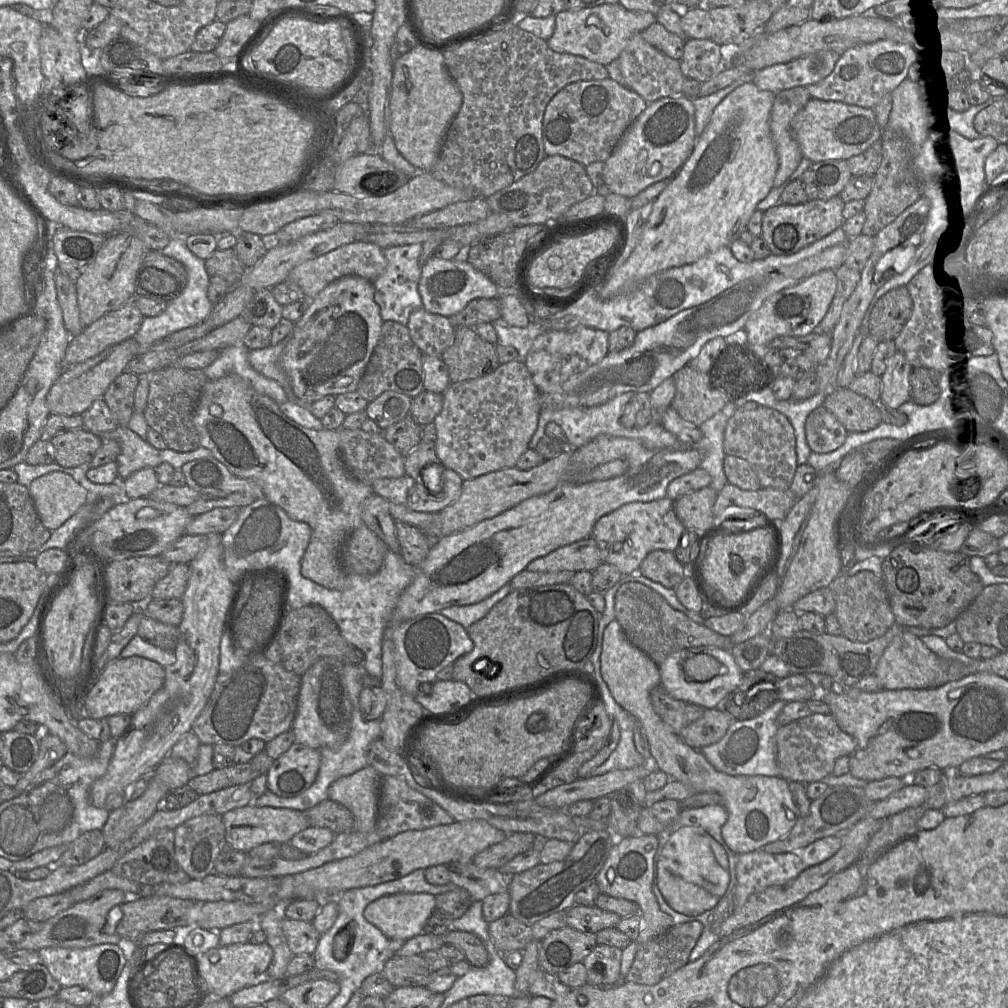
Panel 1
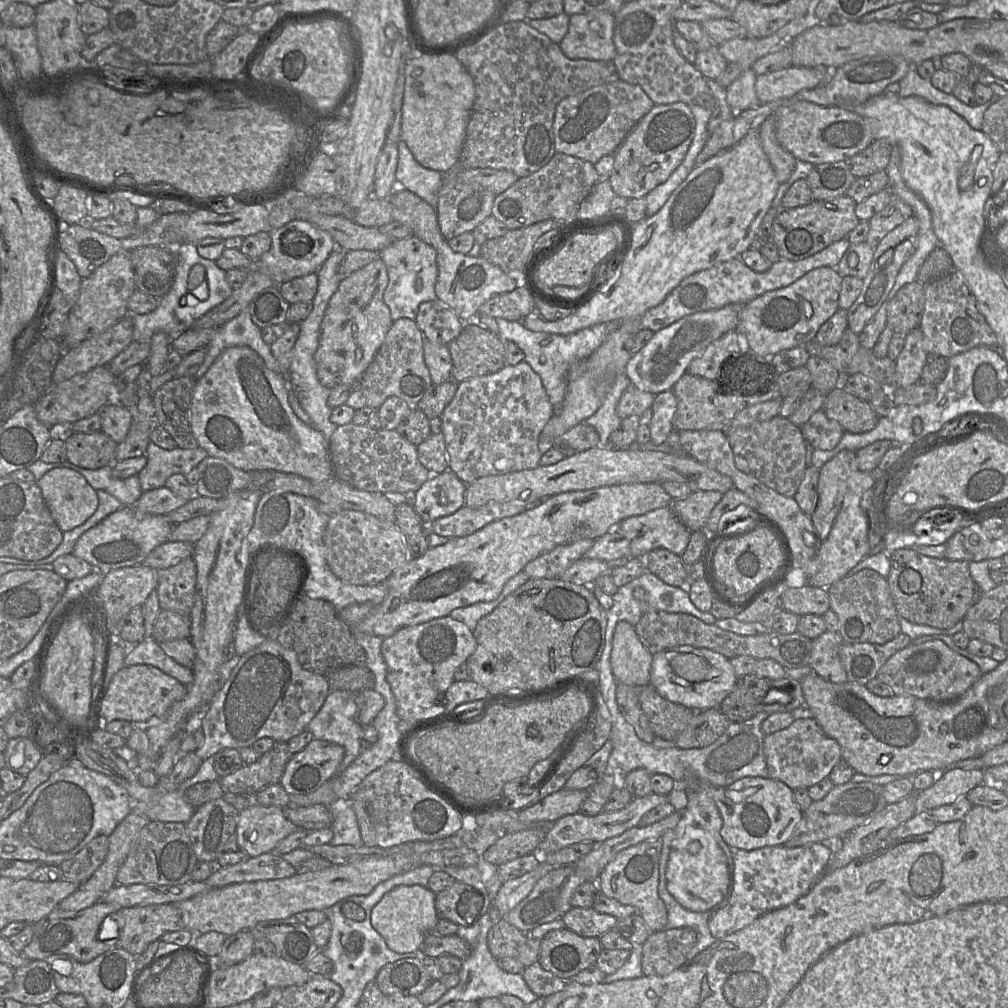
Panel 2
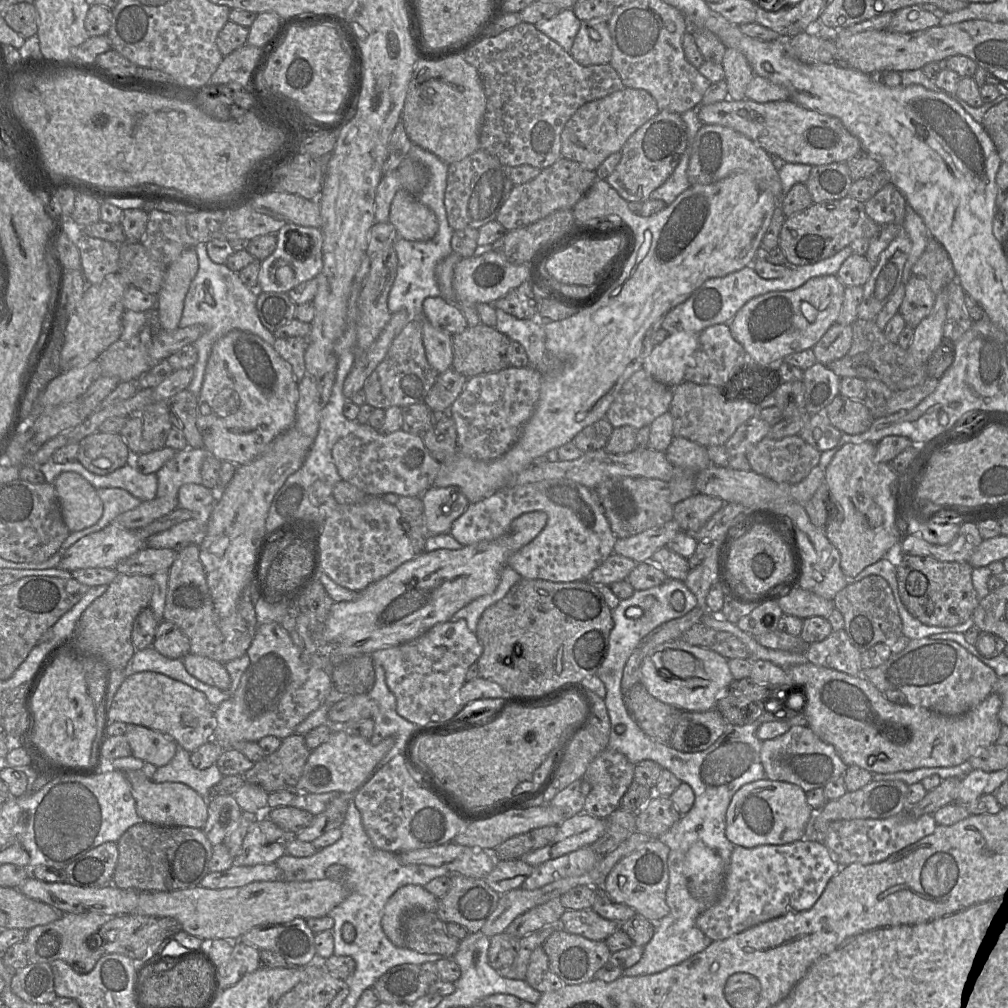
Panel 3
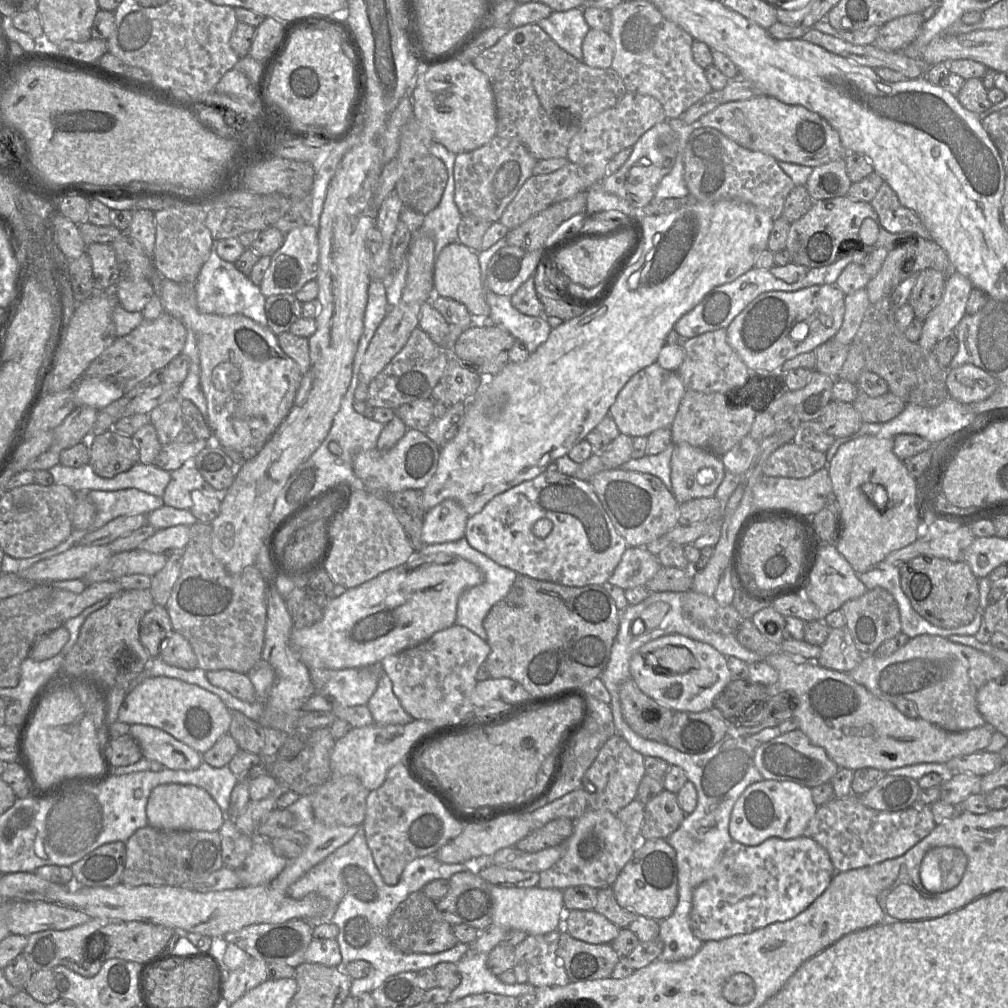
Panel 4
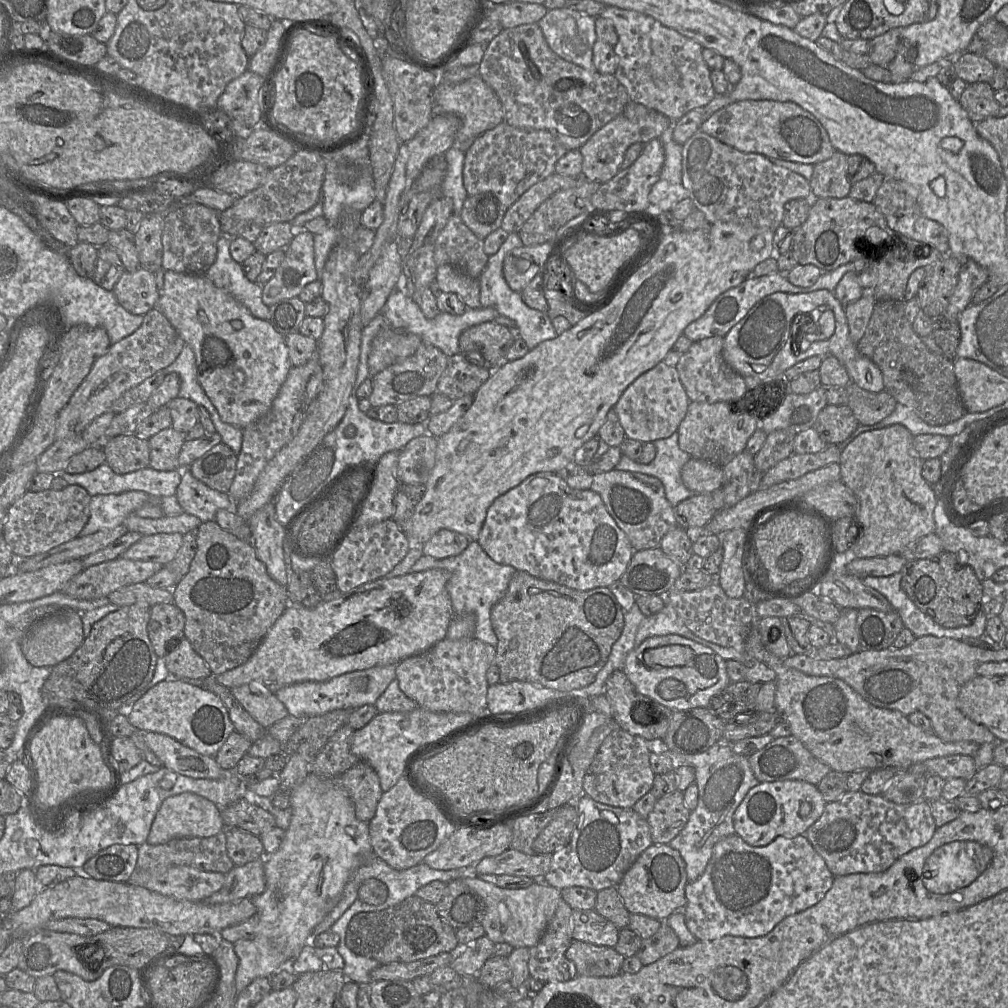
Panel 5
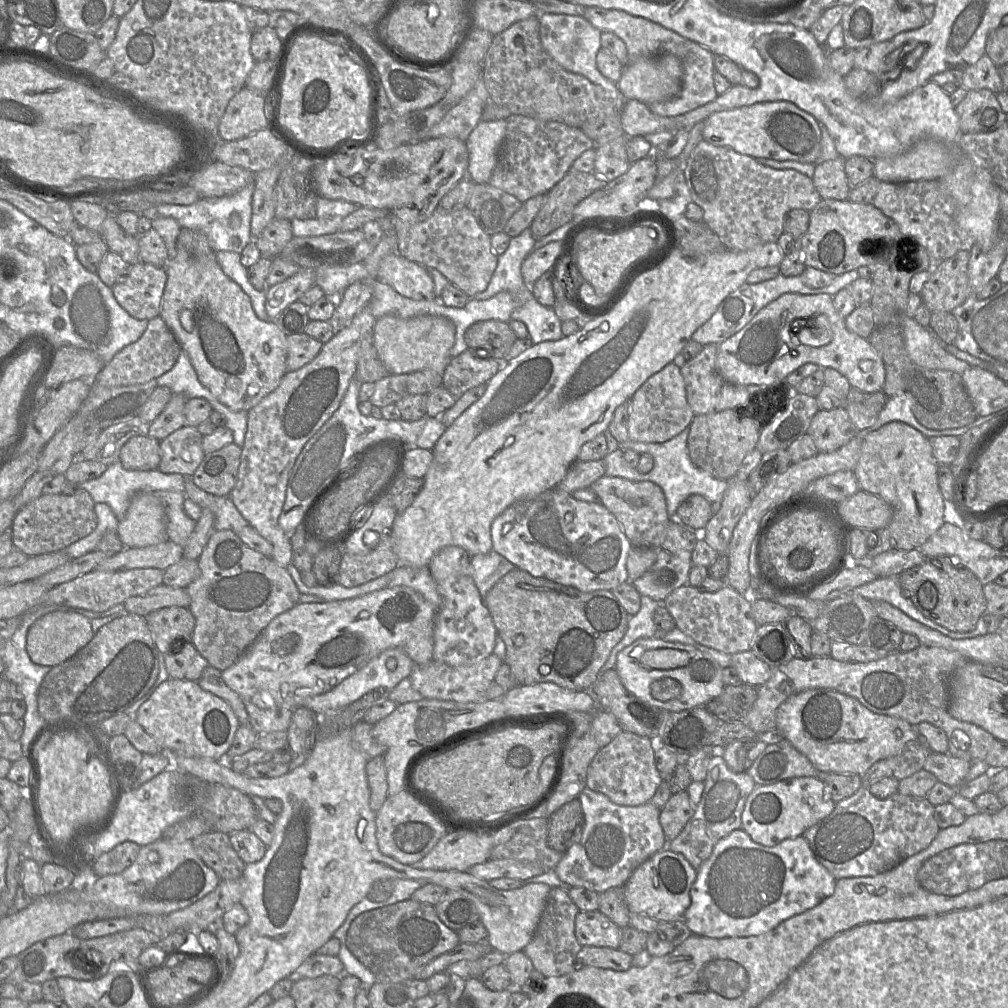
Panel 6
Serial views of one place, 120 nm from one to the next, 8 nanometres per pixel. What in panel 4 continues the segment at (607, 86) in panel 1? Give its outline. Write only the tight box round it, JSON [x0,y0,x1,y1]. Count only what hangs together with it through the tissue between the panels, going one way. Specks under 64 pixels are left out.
[567,92,666,182]

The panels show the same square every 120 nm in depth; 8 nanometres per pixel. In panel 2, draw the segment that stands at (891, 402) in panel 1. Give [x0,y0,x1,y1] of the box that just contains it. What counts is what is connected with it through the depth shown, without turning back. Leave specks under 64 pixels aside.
[895,327,927,387]

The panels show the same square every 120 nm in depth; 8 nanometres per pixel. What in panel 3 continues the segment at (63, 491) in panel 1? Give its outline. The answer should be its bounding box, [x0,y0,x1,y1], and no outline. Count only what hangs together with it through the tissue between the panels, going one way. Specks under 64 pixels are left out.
[53,472,103,532]

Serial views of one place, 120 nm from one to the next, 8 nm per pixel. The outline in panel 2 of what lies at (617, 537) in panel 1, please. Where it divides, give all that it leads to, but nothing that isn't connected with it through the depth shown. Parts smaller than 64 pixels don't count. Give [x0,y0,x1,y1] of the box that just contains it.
[613,506,691,559]

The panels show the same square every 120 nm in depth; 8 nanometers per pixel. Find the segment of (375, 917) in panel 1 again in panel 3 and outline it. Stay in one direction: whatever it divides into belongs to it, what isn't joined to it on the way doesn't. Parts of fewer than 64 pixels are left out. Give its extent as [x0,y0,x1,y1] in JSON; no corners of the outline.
[381,884,439,947]

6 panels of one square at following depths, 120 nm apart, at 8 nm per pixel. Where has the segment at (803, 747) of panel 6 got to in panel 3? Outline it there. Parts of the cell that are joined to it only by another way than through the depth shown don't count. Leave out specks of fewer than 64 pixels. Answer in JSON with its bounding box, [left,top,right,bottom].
[785,662,1002,774]

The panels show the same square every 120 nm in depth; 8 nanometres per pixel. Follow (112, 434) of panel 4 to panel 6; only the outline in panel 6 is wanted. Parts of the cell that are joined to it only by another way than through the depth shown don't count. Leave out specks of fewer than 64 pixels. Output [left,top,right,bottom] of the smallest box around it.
[119,434,160,470]

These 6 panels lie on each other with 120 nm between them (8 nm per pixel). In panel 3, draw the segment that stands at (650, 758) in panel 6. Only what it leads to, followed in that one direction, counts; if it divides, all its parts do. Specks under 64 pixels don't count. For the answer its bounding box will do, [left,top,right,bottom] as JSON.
[582,747,634,819]

